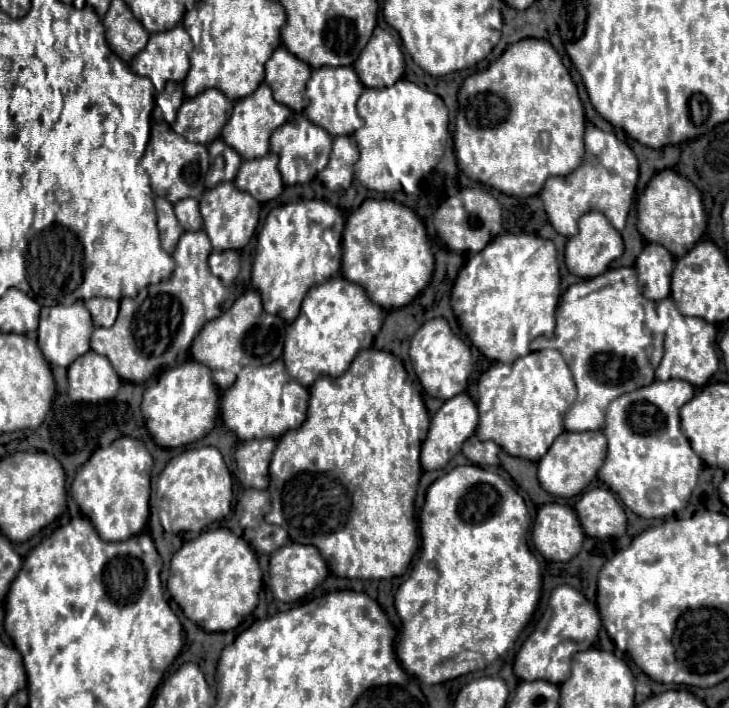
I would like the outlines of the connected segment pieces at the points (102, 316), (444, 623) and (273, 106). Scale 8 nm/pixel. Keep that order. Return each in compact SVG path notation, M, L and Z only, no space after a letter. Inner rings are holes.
M92 297L86 301L86 309L92 313L96 327L112 327L118 317L118 301Z
M464 465L464 467L454 467L450 473L446 473L444 477L436 479L428 493L426 493L426 505L420 513L420 537L422 537L422 551L420 551L420 559L416 563L416 567L410 573L410 579L404 581L400 585L400 589L396 591L396 611L402 619L402 635L396 643L396 655L402 663L402 667L410 673L416 675L420 681L424 683L444 683L450 679L482 669L486 665L490 665L498 655L506 653L510 647L514 647L514 641L518 639L520 631L527 625L538 606L540 599L540 567L538 561L534 557L534 553L530 551L530 547L526 545L526 531L530 525L530 515L528 509L524 505L524 499L510 487L506 485L506 481L498 475L498 473L490 473L478 465Z
M262 83L252 95L236 101L234 105L234 113L232 117L228 119L228 123L224 125L222 129L222 139L224 143L228 143L234 151L240 153L242 159L256 159L256 157L264 157L270 147L268 147L268 139L272 135L272 131L276 127L280 127L288 117L292 115L292 111L282 105L282 103L276 103L274 97L272 97L272 91L266 83Z

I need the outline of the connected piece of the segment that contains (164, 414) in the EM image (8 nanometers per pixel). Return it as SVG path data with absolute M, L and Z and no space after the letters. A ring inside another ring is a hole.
M186 361L164 371L156 385L144 391L142 415L160 447L182 447L202 439L212 431L218 415L218 389L212 381L212 371L196 361Z

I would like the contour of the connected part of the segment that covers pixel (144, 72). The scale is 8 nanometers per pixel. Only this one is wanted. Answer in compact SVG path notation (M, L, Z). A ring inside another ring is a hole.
M174 27L170 31L150 35L144 51L130 61L130 69L136 75L148 77L156 91L162 91L164 83L168 81L184 81L184 75L188 73L190 51L190 35L184 27Z

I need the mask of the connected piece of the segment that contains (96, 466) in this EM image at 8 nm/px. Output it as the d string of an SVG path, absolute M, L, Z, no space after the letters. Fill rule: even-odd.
M120 437L112 445L96 449L78 469L72 483L72 495L80 511L92 521L98 535L108 541L124 541L138 535L148 523L152 455L140 439Z

